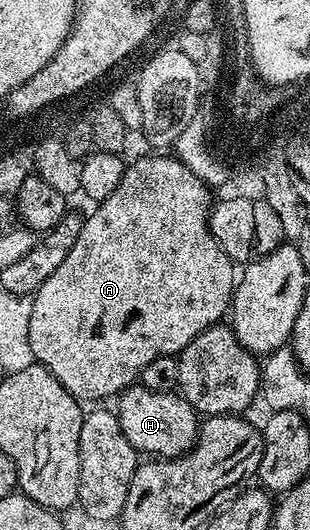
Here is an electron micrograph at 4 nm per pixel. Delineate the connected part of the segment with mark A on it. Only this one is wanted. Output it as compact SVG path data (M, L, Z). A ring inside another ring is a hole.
M150 154L124 167L123 177L121 183L117 185L117 190L113 190L109 198L98 201L92 207L95 209L92 210L91 217L88 215L84 219L81 234L77 234L77 242L73 242L73 250L65 254L65 262L61 262L61 266L57 266L57 270L53 270L53 274L49 274L49 278L45 278L43 285L33 294L28 338L34 363L49 369L57 378L57 382L61 382L61 386L65 386L65 390L69 390L69 394L73 394L80 402L88 402L87 400L103 402L106 396L118 397L126 388L130 388L138 381L141 370L145 370L145 366L149 366L153 358L175 356L182 352L185 346L189 346L189 342L193 342L197 334L220 323L228 315L231 298L235 295L237 265L227 257L225 250L221 250L217 238L213 238L211 233L209 217L213 207L212 189L180 159L174 155L171 155L172 157L163 155L167 154Z

